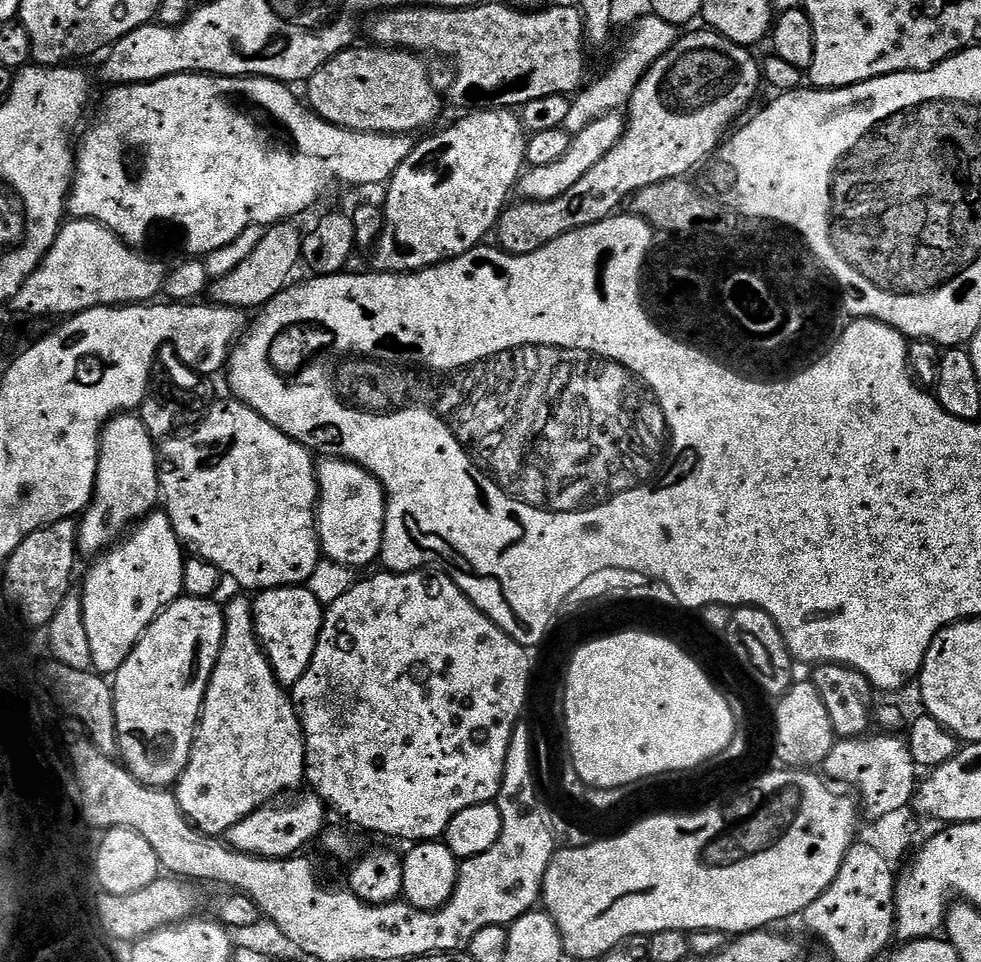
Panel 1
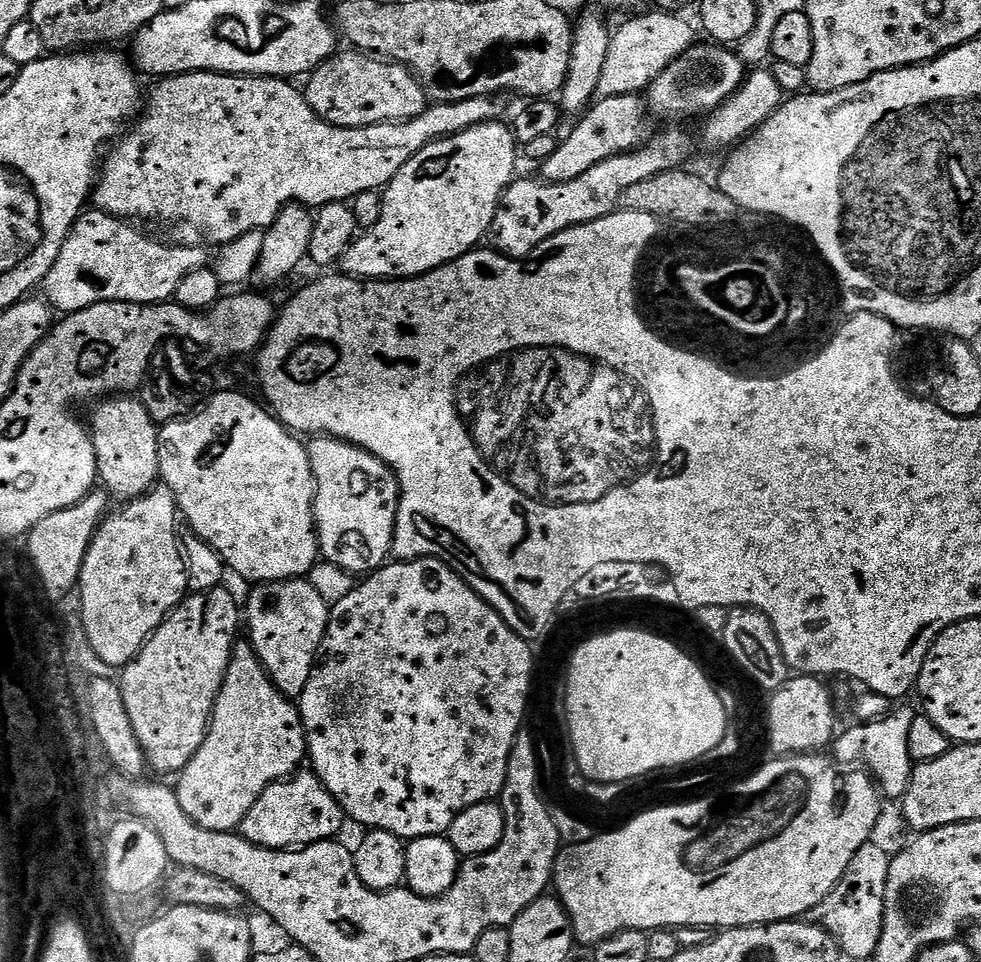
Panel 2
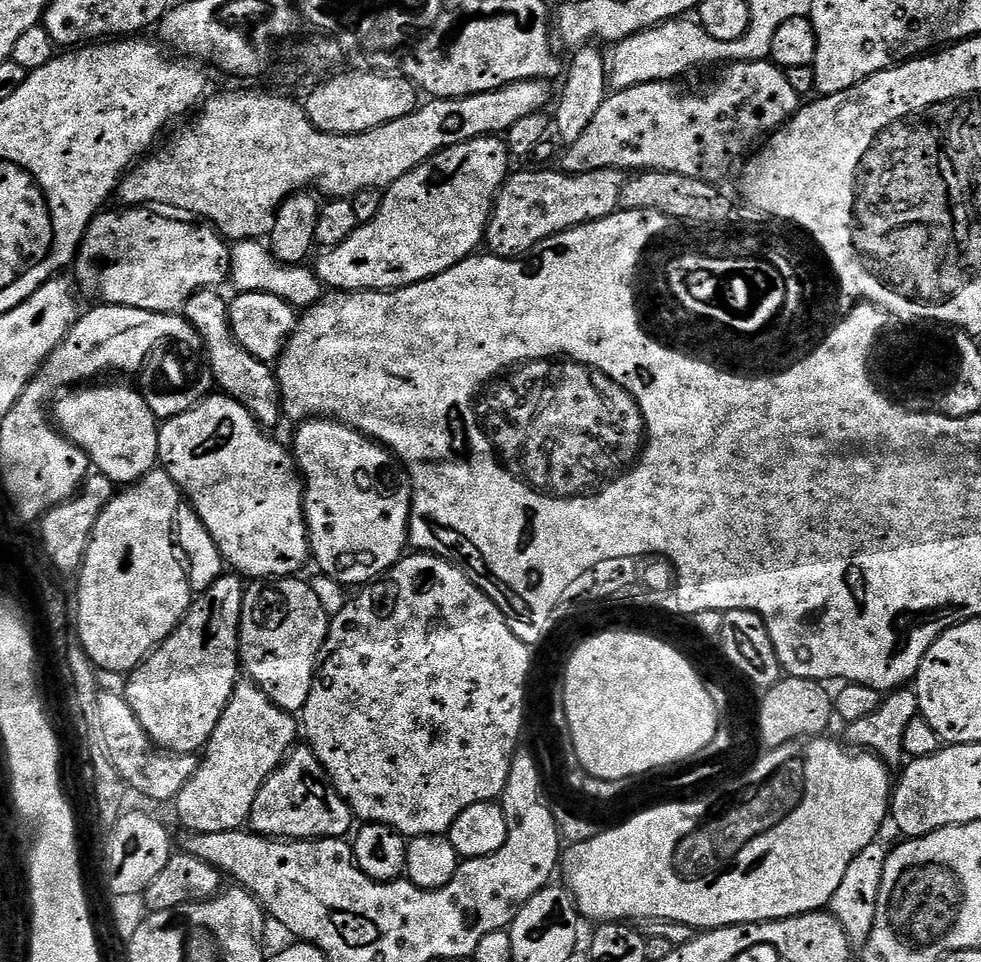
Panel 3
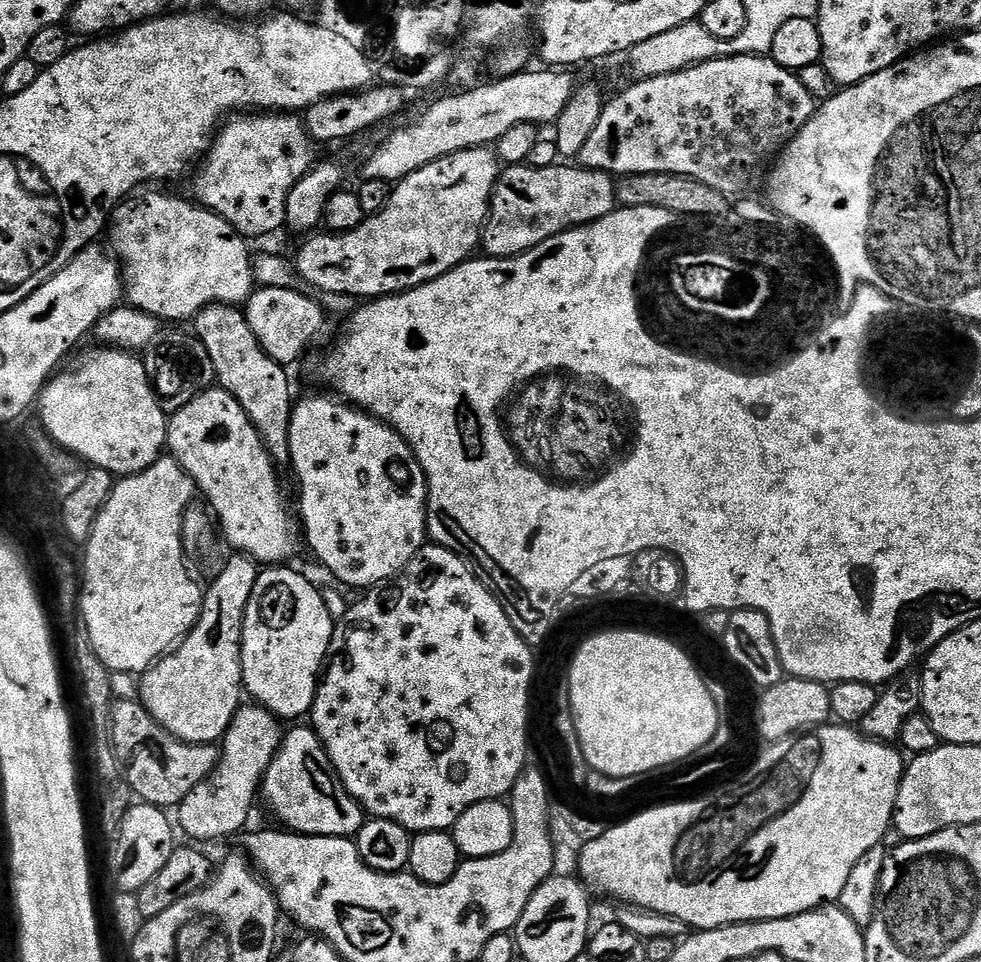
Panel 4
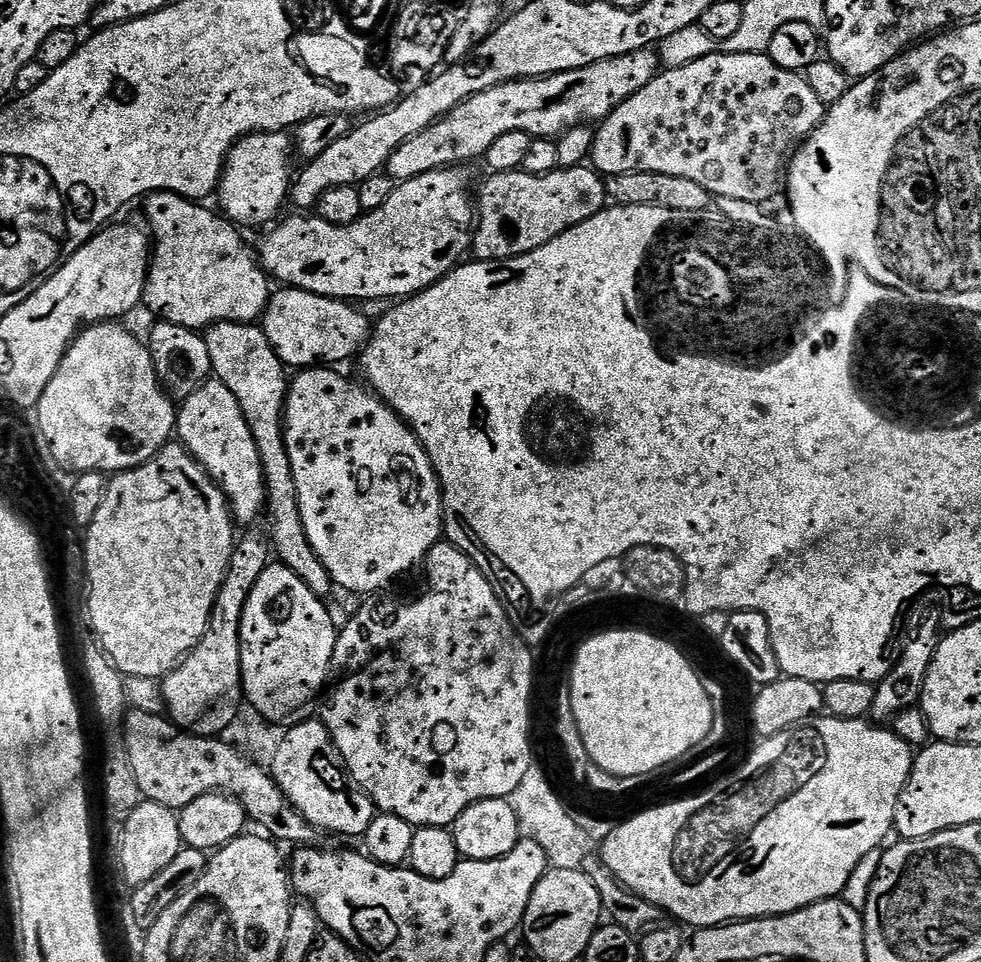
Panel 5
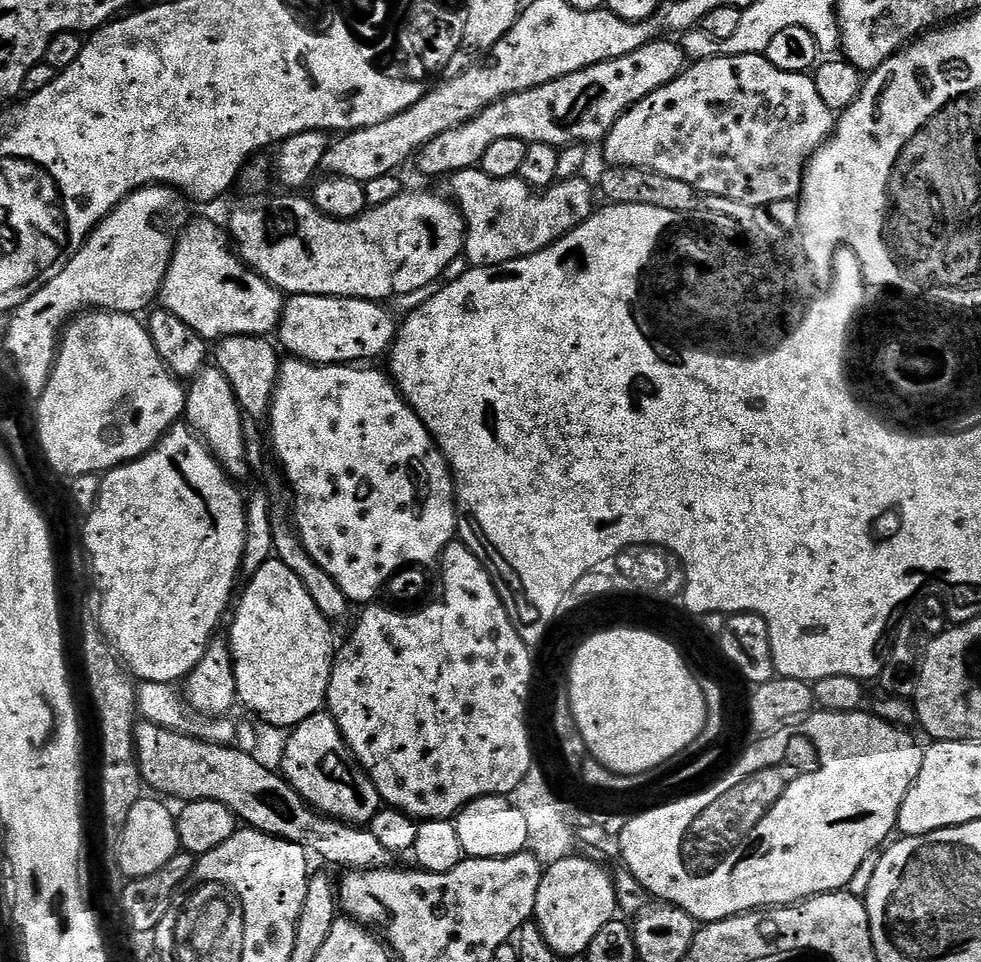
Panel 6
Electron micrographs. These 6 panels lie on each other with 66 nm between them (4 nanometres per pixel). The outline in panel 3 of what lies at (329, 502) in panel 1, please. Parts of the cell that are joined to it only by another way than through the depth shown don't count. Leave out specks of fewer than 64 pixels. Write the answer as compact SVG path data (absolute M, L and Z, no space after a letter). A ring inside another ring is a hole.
M309 418L297 428L300 429L296 432L294 459L304 485L304 519L308 521L310 552L314 560L320 563L319 571L345 586L351 586L351 584L363 586L373 580L381 579L400 561L400 557L405 555L406 549L410 544L408 523L412 514L412 482L408 479L408 473L404 471L400 461L384 445L377 444L369 436L363 436L361 432L354 430L349 424L341 424L339 420L329 420L327 418Z

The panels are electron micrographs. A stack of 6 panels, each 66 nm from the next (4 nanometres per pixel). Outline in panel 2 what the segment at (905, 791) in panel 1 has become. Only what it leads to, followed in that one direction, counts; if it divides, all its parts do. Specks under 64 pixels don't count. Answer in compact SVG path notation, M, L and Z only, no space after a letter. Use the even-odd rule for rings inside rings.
M899 708L895 709L894 714L889 714L883 719L868 723L853 723L853 728L848 728L845 732L843 729L835 737L834 743L830 748L831 755L841 765L843 765L842 763L852 764L848 766L863 766L867 769L874 777L877 785L882 789L885 797L903 797L904 791L908 789L908 783L912 777L914 767L914 762L910 758L910 750L908 749L908 739L910 738L910 726L913 724L917 713L913 709Z

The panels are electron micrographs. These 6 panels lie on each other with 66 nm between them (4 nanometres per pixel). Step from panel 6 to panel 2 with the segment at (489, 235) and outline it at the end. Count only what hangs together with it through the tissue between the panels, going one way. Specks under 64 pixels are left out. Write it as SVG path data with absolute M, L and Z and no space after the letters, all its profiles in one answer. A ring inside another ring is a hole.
M664 132L661 136L653 135L643 146L635 152L624 152L614 158L606 158L606 162L598 162L598 166L590 166L586 174L578 174L570 182L558 182L549 184L543 178L536 180L513 179L508 189L502 194L500 205L496 211L496 217L492 223L490 233L491 247L499 252L501 256L509 256L511 260L527 260L532 251L539 244L570 230L574 226L582 226L586 222L594 222L598 218L608 216L617 211L622 190L635 186L638 182L646 182L646 178L654 178L659 172L669 172L672 168L681 167L688 156L688 140L680 132Z

